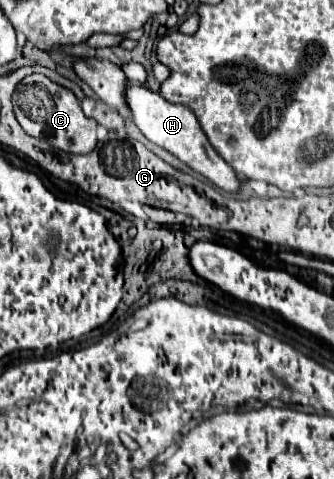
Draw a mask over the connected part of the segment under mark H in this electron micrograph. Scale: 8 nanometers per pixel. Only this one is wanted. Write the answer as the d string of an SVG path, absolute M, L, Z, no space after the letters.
M127 83L125 91L123 91L123 97L125 97L125 103L131 111L131 117L133 117L135 125L141 129L141 133L151 143L167 149L169 153L179 157L183 163L187 163L193 171L205 175L207 179L211 179L217 187L221 187L225 191L235 191L239 187L237 173L211 147L211 143L205 137L205 133L203 133L197 117L193 115L193 111L189 111L185 105L173 105L167 99L163 99L161 93L155 93L149 87L137 85L137 83Z

